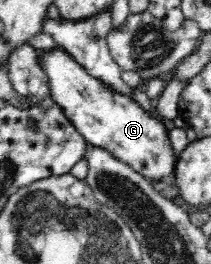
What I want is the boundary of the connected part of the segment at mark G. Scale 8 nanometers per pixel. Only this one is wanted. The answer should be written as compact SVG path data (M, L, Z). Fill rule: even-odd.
M61 47L41 52L41 55L51 84L51 98L67 114L87 144L109 150L135 173L158 186L160 181L171 181L174 185L179 153L173 148L170 132L161 118L147 113L137 101L91 77Z

